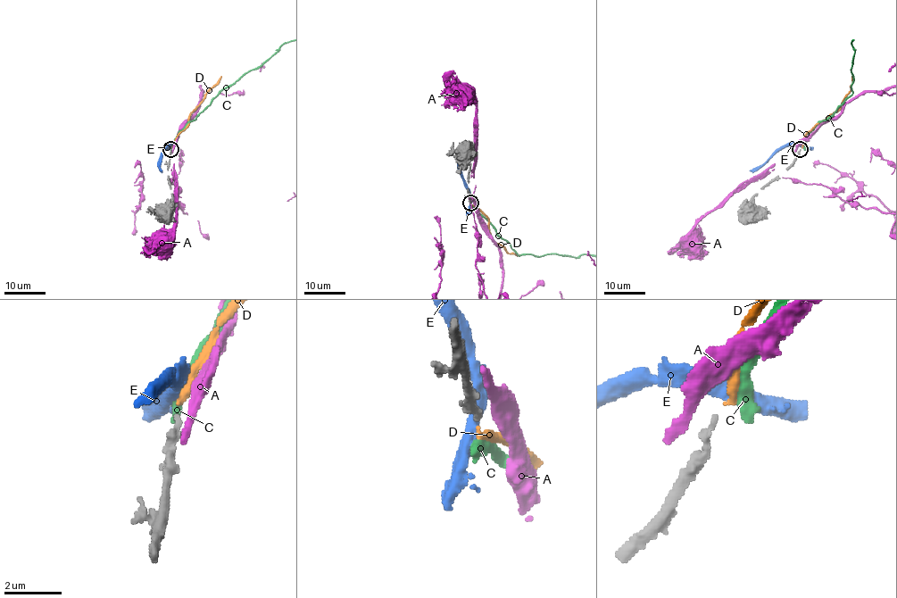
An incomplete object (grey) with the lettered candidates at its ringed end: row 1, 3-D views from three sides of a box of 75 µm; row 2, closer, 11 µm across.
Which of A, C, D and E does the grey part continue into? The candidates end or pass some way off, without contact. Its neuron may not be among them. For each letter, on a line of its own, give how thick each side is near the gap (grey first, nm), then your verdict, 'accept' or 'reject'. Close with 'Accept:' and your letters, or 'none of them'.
A: calibres 190 and 360 nm; reject
C: calibres 190 and 480 nm; reject
D: calibres 190 and 280 nm; accept
E: calibres 190 and 480 nm; reject
Accept: D

